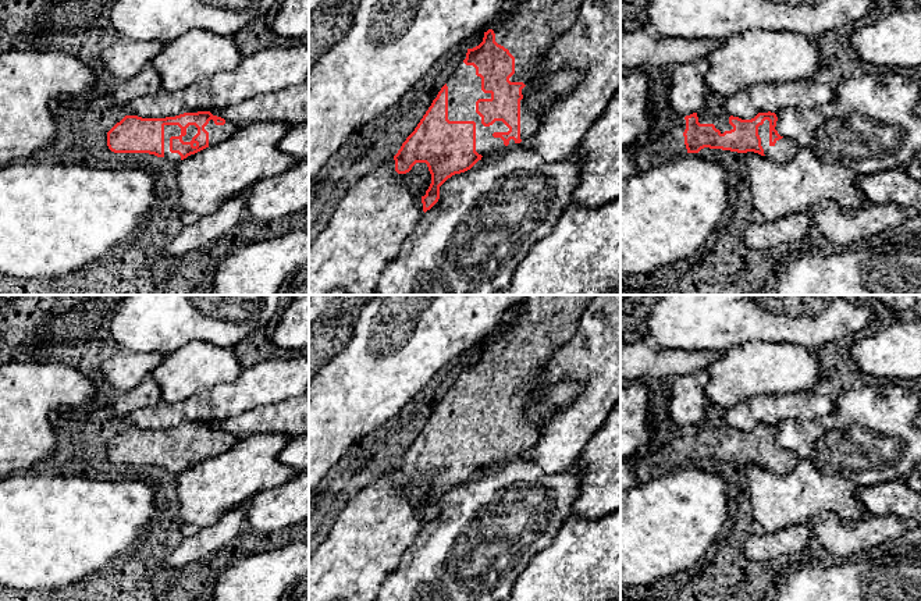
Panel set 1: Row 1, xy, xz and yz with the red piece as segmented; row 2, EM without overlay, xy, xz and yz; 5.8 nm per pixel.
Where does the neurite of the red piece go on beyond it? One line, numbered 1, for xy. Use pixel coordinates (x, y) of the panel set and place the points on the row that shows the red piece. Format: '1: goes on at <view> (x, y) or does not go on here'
1: goes on at xy (217, 134)

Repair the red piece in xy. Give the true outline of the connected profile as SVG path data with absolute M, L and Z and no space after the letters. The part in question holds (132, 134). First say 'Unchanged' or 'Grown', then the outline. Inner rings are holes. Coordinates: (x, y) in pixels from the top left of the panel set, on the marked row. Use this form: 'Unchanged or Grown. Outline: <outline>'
Grown. Outline: M210 111L166 118L125 115L107 132L107 146L114 153L149 153L178 163L224 142L237 129Z

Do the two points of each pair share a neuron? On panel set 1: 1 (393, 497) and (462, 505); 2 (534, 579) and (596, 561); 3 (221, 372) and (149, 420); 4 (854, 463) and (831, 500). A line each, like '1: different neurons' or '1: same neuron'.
1: different neurons
2: same neuron
3: different neurons
4: different neurons

